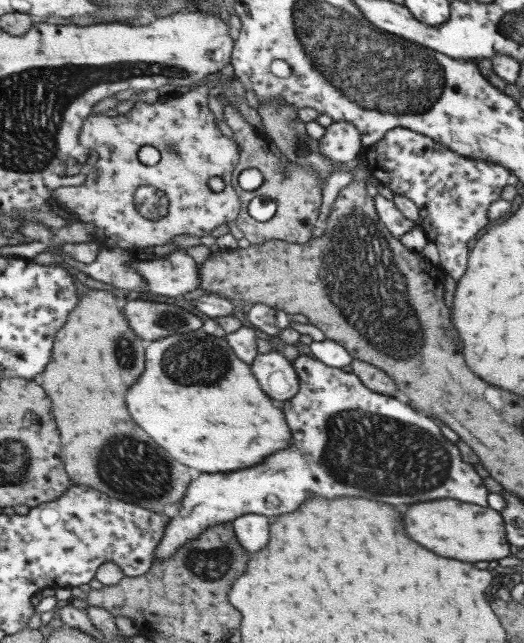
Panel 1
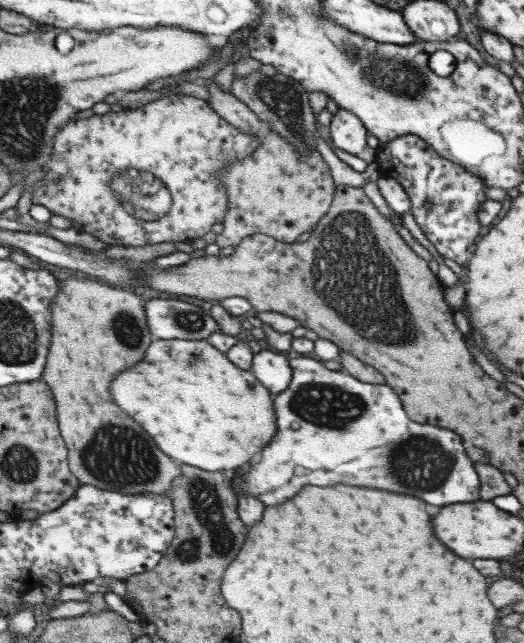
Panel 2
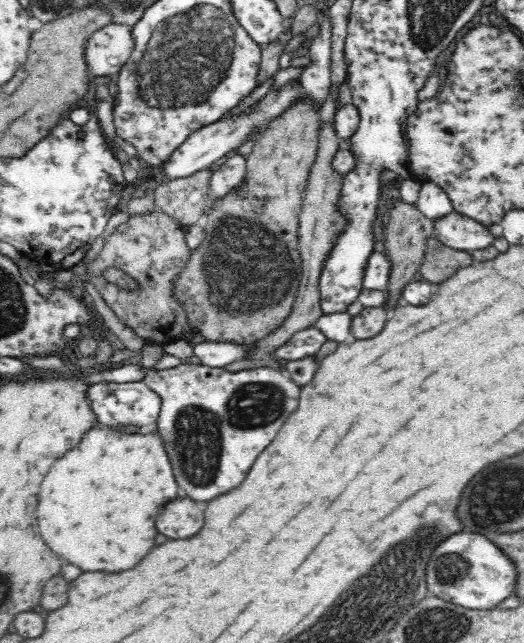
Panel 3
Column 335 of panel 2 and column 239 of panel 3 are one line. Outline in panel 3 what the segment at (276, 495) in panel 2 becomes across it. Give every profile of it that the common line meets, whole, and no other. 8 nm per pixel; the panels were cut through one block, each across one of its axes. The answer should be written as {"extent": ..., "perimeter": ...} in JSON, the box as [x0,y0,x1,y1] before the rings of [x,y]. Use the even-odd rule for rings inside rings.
{"extent":[144,362,302,500],"perimeter":[[[184,362],[168,370],[154,371],[151,368],[148,372],[144,384],[154,390],[162,403],[153,429],[162,439],[178,486],[192,500],[214,500],[216,496],[236,488],[246,478],[262,450],[266,450],[266,446],[276,438],[288,416],[298,408],[301,396],[302,386],[294,383],[283,370],[254,368],[228,372],[224,368]]]}

